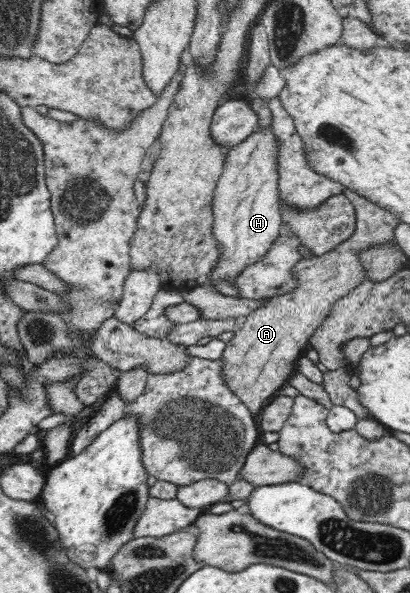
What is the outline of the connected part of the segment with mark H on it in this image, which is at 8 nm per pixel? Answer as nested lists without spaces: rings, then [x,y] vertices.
[[[268,126],[265,131],[249,135],[245,141],[228,150],[225,156],[224,171],[212,197],[212,234],[221,253],[208,279],[208,285],[221,295],[241,298],[241,288],[235,279],[241,271],[265,259],[271,245],[285,228],[280,208],[276,155],[276,139]]]

